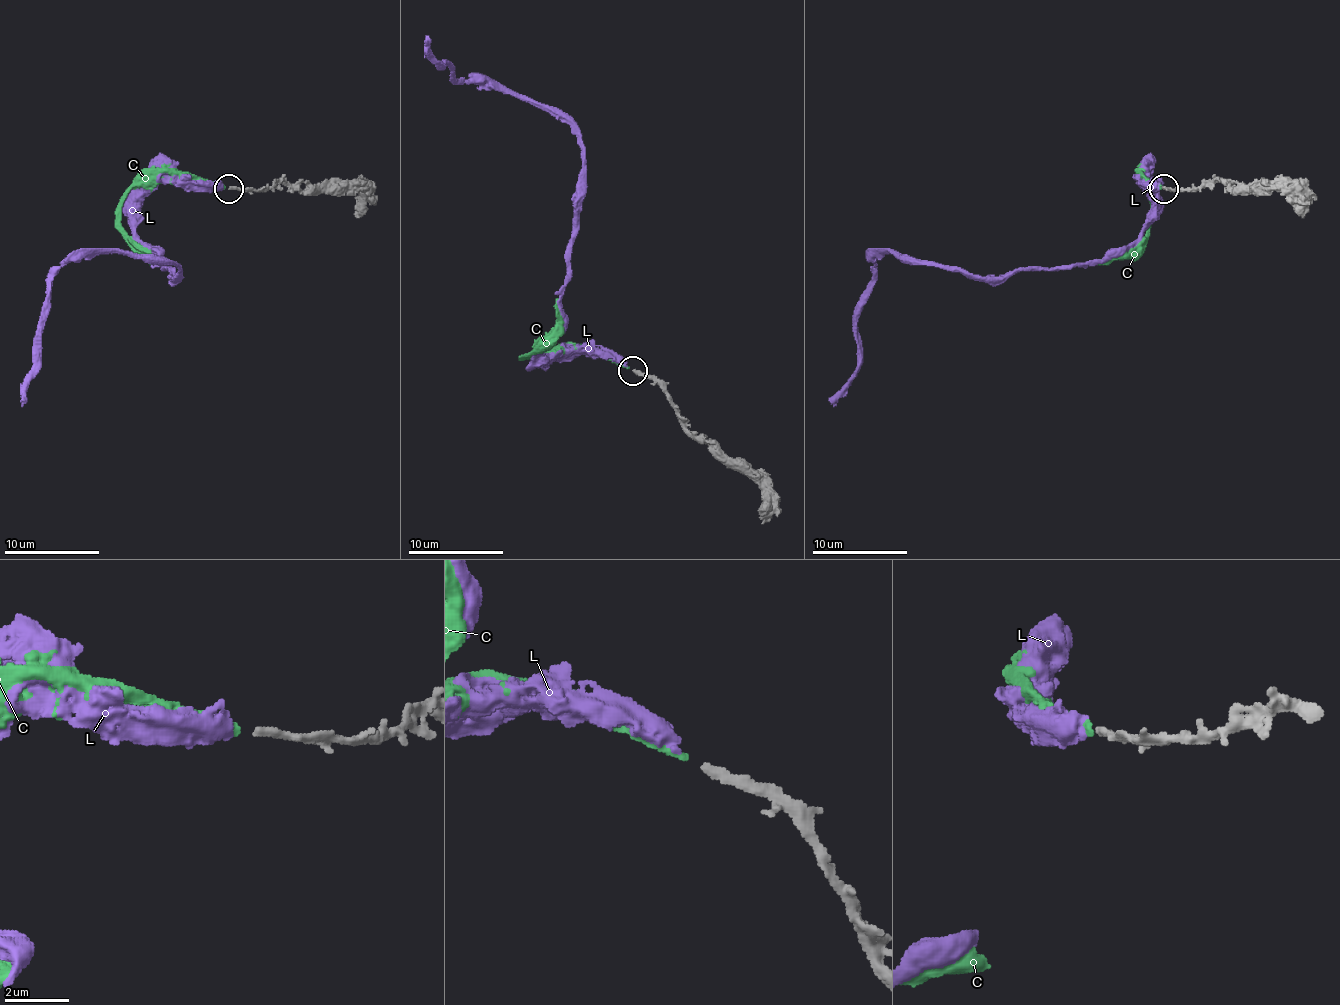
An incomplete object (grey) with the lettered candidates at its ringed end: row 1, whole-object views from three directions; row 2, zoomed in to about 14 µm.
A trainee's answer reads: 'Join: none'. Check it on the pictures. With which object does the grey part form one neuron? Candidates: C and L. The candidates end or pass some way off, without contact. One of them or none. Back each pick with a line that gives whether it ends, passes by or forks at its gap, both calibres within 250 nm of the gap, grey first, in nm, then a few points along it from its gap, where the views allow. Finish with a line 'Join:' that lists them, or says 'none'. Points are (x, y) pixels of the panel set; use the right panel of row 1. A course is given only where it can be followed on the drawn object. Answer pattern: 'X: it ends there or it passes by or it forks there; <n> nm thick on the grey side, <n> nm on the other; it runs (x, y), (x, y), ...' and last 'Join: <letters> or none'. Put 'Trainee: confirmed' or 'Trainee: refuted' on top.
Trainee: refuted
C: it ends there; 240 nm thick on the grey side, 240 nm on the other; it runs (1162, 187), (1138, 173), (1150, 194), (1150, 230), (1116, 259), (1092, 263)
Join: C

